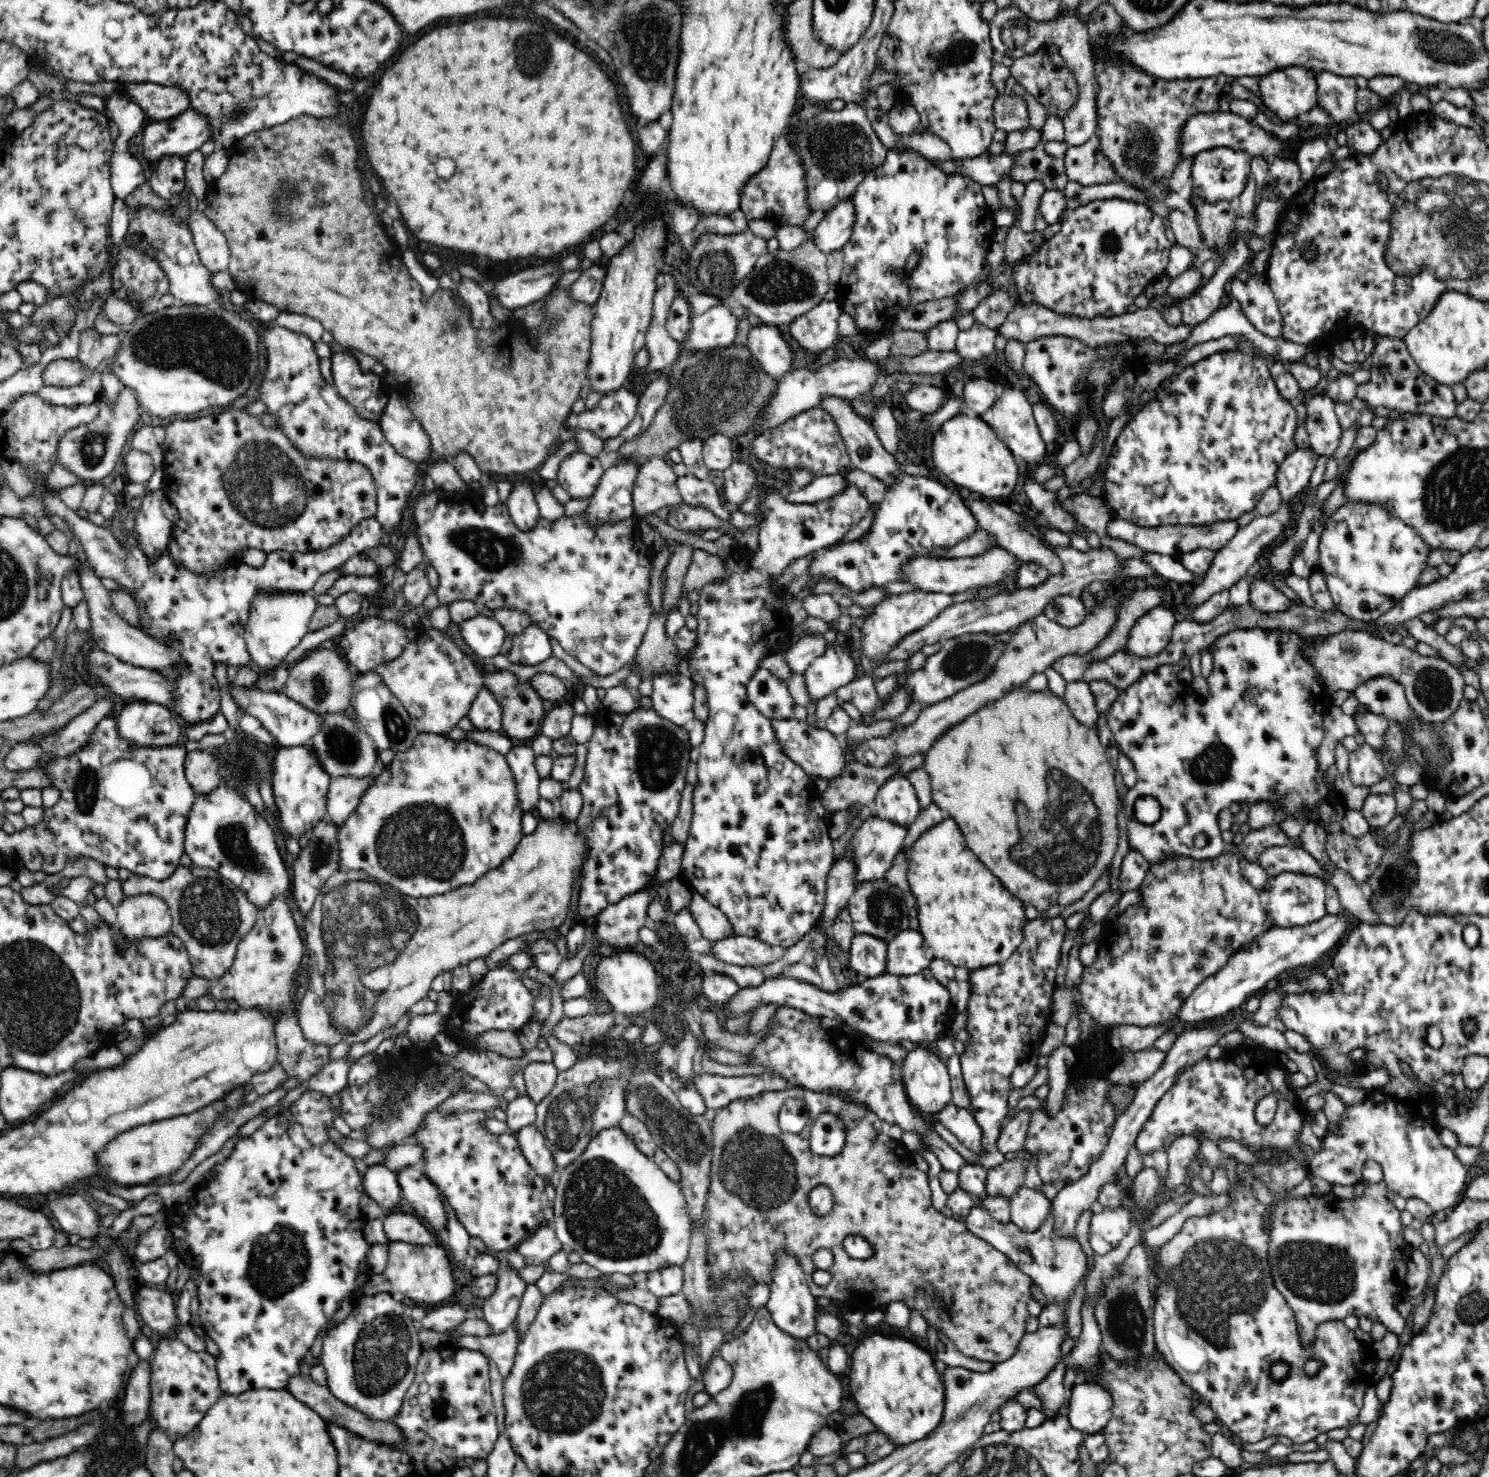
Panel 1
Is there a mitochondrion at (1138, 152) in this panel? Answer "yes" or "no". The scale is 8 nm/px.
yes

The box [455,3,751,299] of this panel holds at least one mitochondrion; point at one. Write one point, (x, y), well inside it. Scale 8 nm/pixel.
(532, 53)

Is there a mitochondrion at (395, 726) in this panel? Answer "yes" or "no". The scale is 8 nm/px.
yes

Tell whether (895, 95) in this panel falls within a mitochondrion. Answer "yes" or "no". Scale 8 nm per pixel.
no

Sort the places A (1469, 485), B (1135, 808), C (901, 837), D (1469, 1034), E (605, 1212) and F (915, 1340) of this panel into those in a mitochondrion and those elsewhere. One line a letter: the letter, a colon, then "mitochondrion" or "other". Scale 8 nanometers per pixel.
A: mitochondrion
B: other
C: other
D: other
E: mitochondrion
F: other

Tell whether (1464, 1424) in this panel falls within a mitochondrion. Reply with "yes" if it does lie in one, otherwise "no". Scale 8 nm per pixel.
no

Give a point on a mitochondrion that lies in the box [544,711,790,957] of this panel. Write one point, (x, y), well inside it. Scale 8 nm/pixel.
(660, 751)

